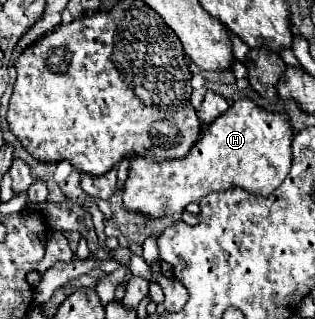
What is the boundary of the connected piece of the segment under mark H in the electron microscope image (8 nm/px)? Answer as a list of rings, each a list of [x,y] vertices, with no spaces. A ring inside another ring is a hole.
[[[240,99],[206,129],[204,137],[182,161],[150,163],[142,157],[134,157],[122,191],[124,209],[146,219],[162,219],[182,213],[188,203],[200,201],[212,191],[240,187],[256,197],[266,197],[290,171],[290,143],[292,133],[286,115],[264,111],[250,99]]]

